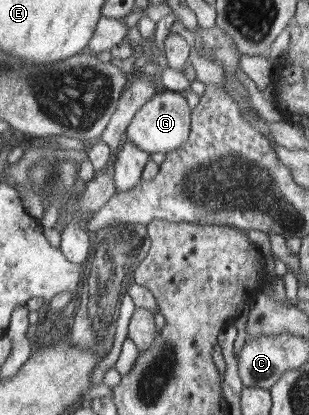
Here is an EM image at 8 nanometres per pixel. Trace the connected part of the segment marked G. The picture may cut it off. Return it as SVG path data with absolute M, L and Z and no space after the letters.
M162 89L135 114L131 124L127 126L126 138L148 154L167 153L186 147L190 127L190 108L186 104L186 98L180 96L178 91Z

